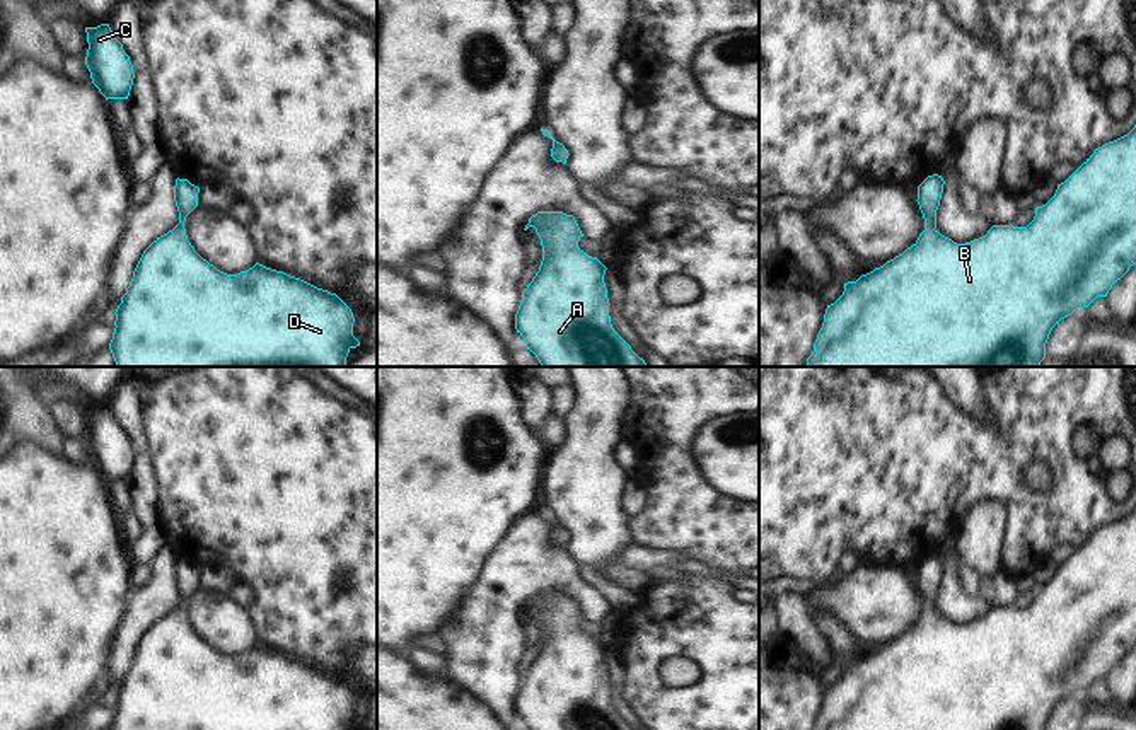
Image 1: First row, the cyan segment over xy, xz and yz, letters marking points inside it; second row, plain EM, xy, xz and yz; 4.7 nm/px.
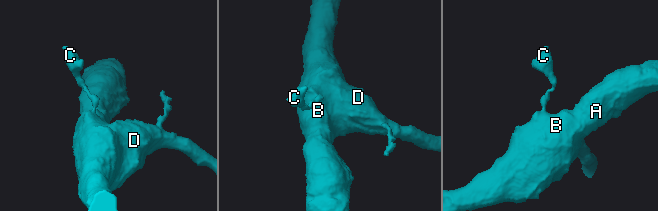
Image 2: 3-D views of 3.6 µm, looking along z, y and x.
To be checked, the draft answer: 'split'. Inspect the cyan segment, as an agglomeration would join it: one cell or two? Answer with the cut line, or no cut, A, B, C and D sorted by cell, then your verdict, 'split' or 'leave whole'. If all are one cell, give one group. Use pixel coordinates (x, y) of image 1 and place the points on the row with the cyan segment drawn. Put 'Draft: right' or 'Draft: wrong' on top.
Draft: wrong
no cut | A B C D | leave whole

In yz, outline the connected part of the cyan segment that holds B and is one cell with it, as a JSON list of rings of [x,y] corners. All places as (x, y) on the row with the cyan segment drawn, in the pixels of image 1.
[[[1136,125],[1127,135],[1095,148],[1064,182],[1058,184],[1054,196],[1035,208],[1035,217],[1027,227],[993,225],[979,239],[965,244],[953,242],[936,230],[936,210],[943,184],[943,177],[933,174],[918,186],[916,201],[924,218],[924,230],[918,240],[884,266],[861,275],[856,281],[844,283],[843,295],[827,305],[805,367],[1039,367],[1046,358],[1046,343],[1052,327],[1076,309],[1088,307],[1097,297],[1107,297],[1112,285],[1136,264]]]

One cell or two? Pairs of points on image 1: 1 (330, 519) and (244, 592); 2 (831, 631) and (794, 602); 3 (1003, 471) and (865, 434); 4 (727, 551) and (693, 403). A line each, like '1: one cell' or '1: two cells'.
1: two cells
2: two cells
3: one cell
4: one cell

